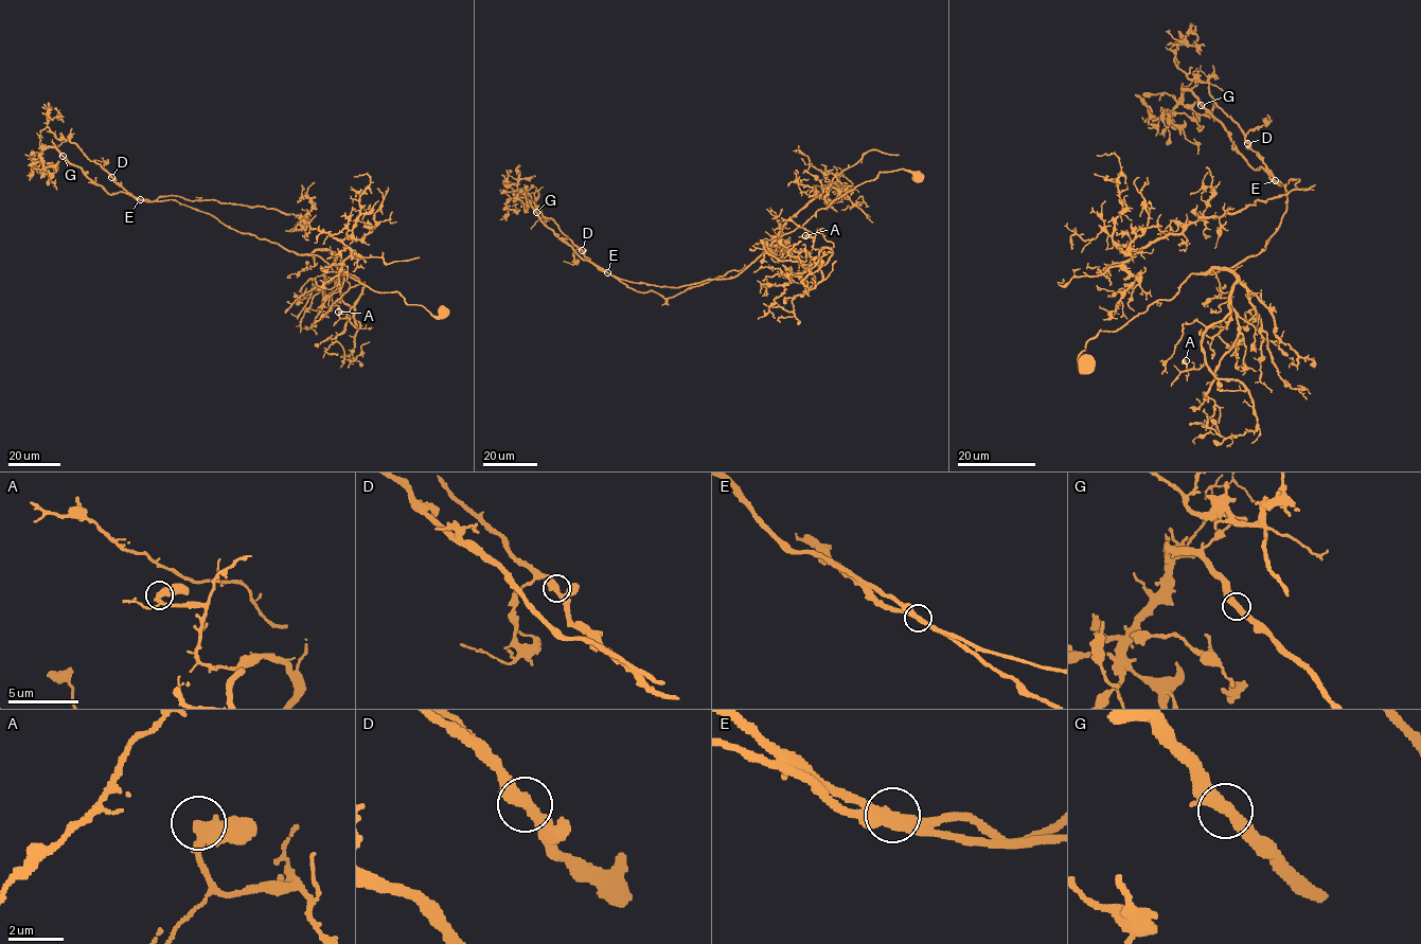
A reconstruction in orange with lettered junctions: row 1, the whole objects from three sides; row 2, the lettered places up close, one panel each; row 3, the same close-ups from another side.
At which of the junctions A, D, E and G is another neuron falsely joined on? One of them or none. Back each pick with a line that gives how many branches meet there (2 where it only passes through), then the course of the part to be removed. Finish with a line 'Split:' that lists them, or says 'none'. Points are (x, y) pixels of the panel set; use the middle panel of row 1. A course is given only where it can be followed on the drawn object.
E: 2 | (607, 272), (638, 291), (664, 298), (741, 270), (778, 242), (785, 223), (830, 181), (852, 185), (837, 167)
Split: E

